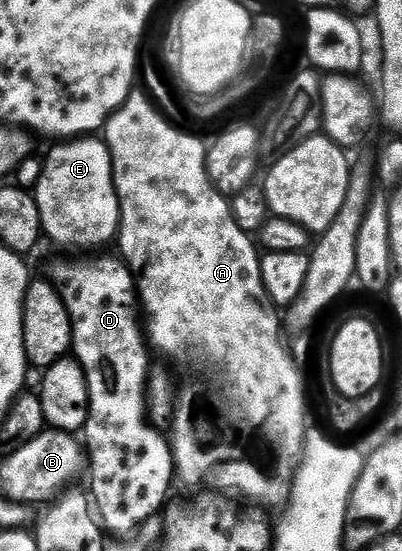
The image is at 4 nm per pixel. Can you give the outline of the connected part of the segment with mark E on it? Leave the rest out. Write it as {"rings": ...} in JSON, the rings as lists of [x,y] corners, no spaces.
{"rings":[[[69,138],[58,144],[61,144],[58,148],[50,150],[49,157],[44,157],[41,176],[35,185],[42,233],[57,244],[75,248],[95,248],[99,244],[109,244],[112,240],[114,243],[121,231],[121,207],[117,187],[113,184],[113,155],[109,147],[101,138]]]}

